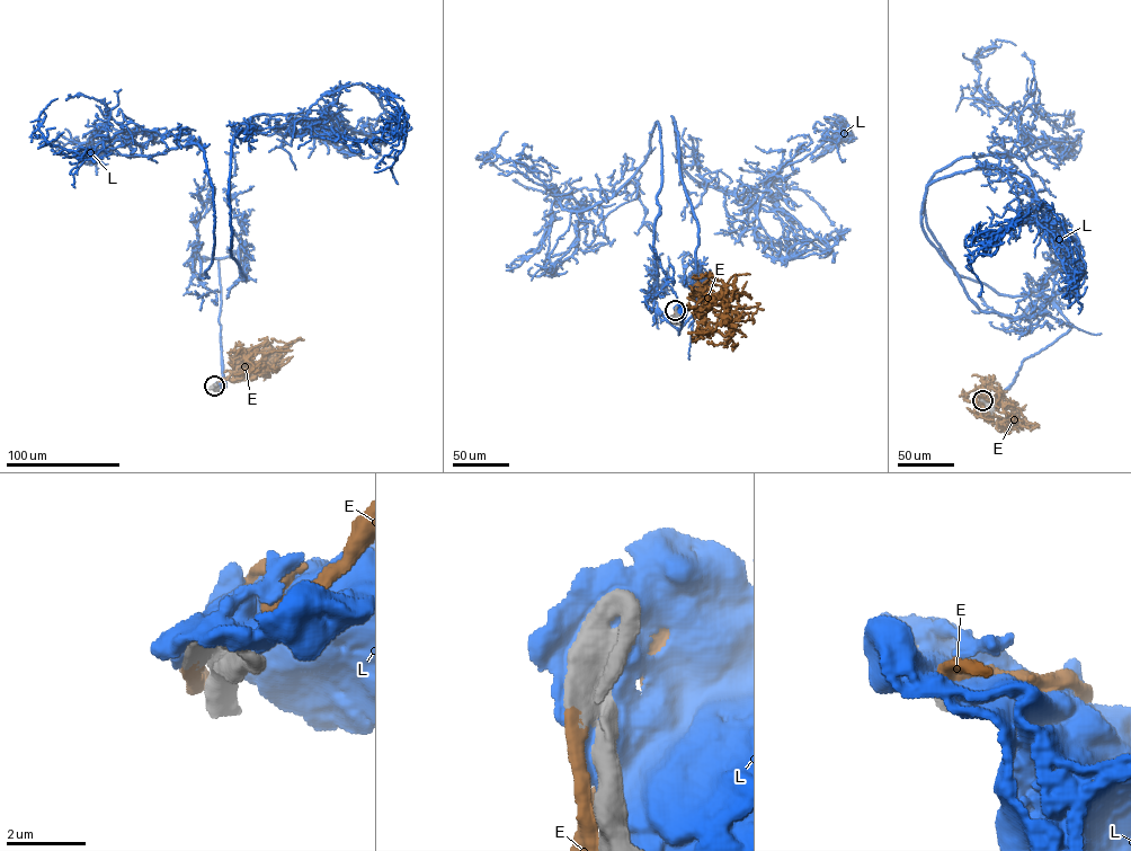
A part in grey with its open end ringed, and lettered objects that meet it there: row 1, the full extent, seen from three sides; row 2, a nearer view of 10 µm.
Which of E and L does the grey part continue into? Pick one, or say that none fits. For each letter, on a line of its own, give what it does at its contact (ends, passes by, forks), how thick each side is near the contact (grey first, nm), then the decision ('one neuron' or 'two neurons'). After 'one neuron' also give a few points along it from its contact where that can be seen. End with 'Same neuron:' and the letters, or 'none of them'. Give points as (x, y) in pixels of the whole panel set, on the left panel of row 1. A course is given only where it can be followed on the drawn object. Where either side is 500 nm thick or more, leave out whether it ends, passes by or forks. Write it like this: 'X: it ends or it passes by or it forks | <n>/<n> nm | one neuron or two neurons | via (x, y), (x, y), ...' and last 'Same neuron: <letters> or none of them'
E: it ends | 240/360 nm | one neuron | via (215, 386), (226, 379), (257, 351), (278, 353), (286, 343), (270, 338)
L: 750/800 nm | two neurons
Same neuron: E

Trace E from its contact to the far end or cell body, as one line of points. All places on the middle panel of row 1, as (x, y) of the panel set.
E: (675, 310), (692, 308), (706, 325), (715, 322), (723, 307), (738, 307), (745, 292), (730, 293)

